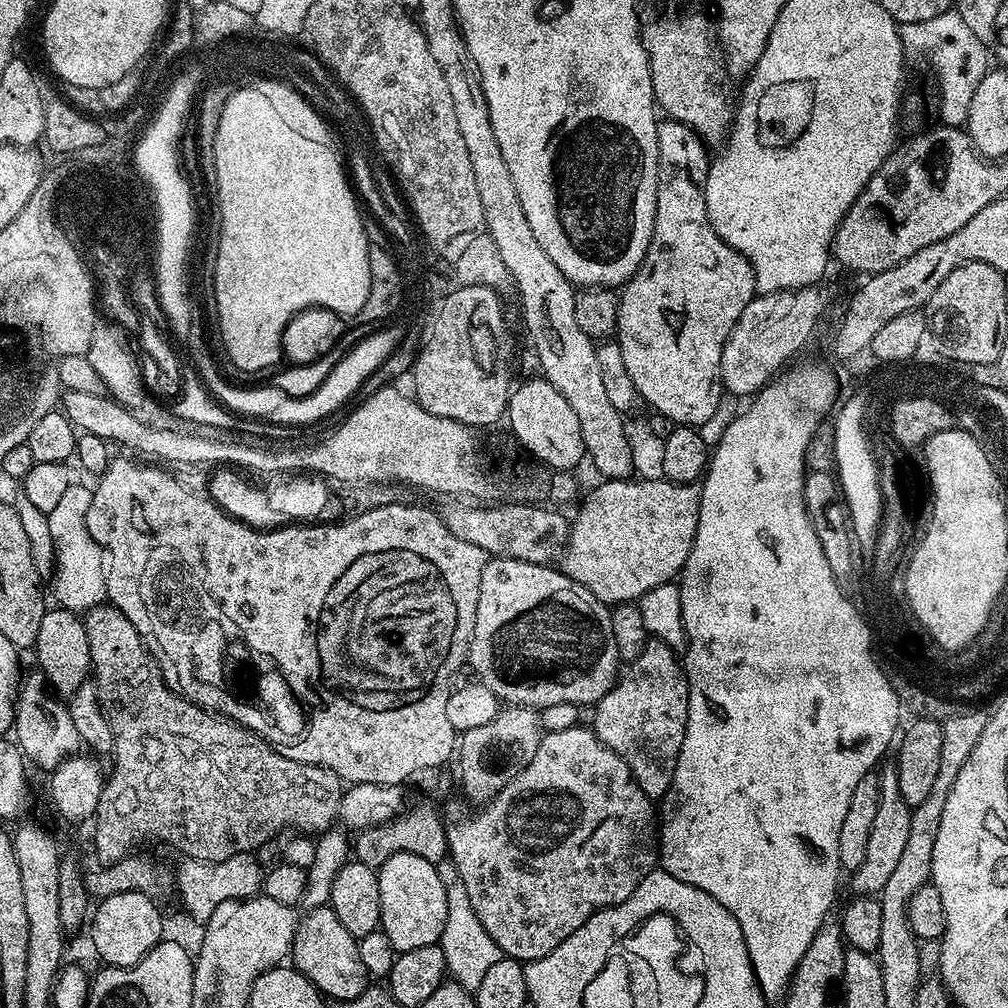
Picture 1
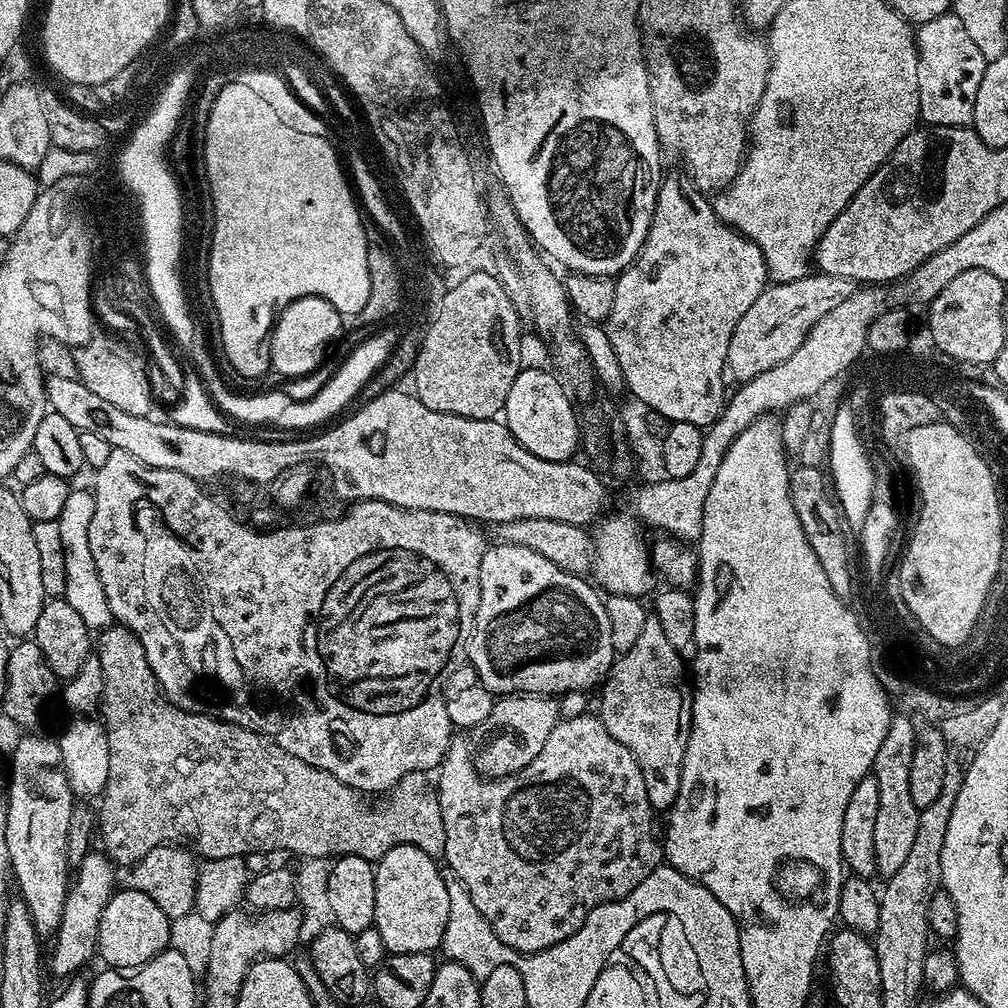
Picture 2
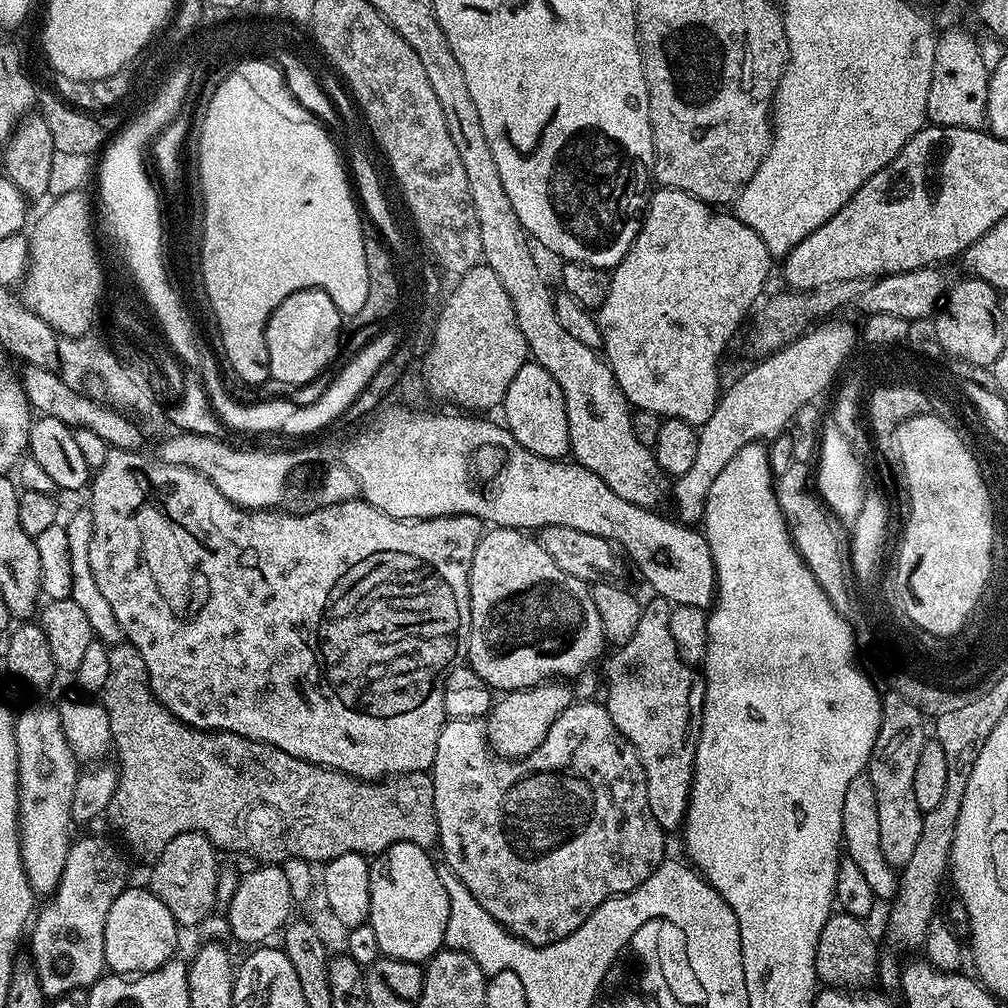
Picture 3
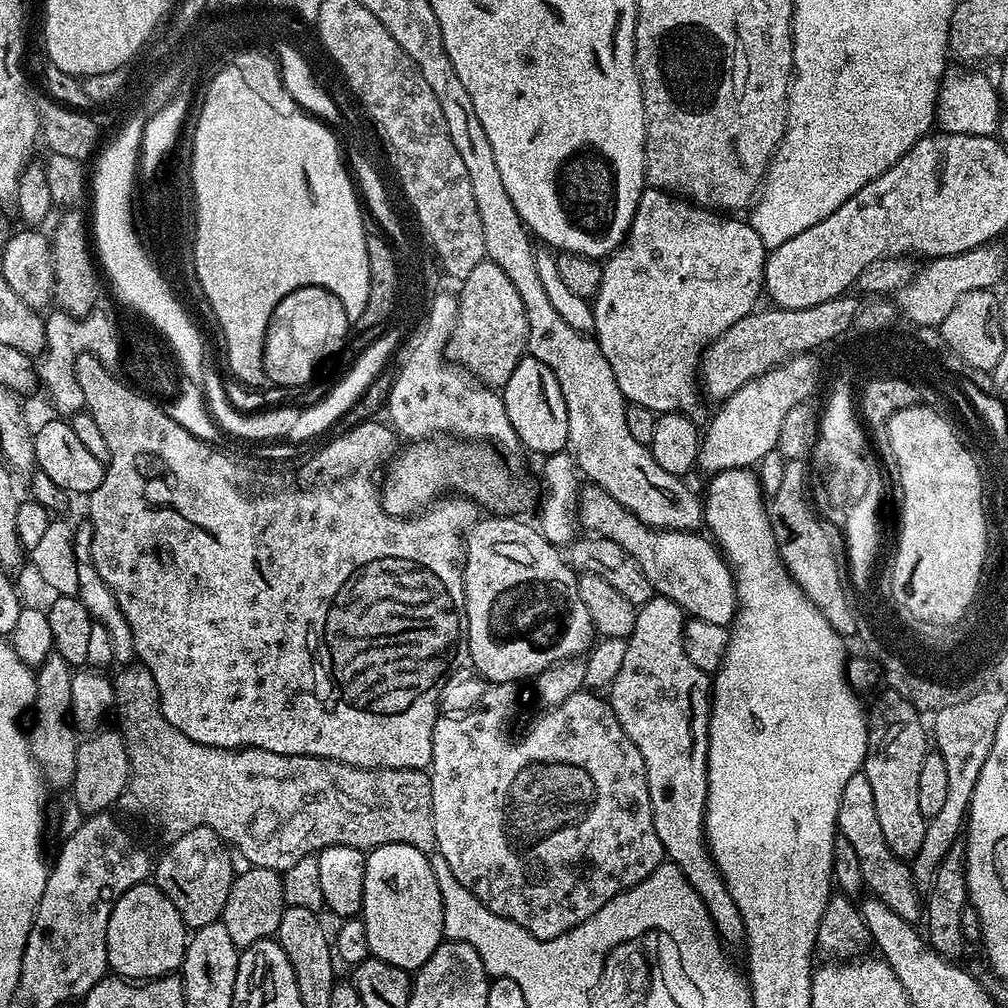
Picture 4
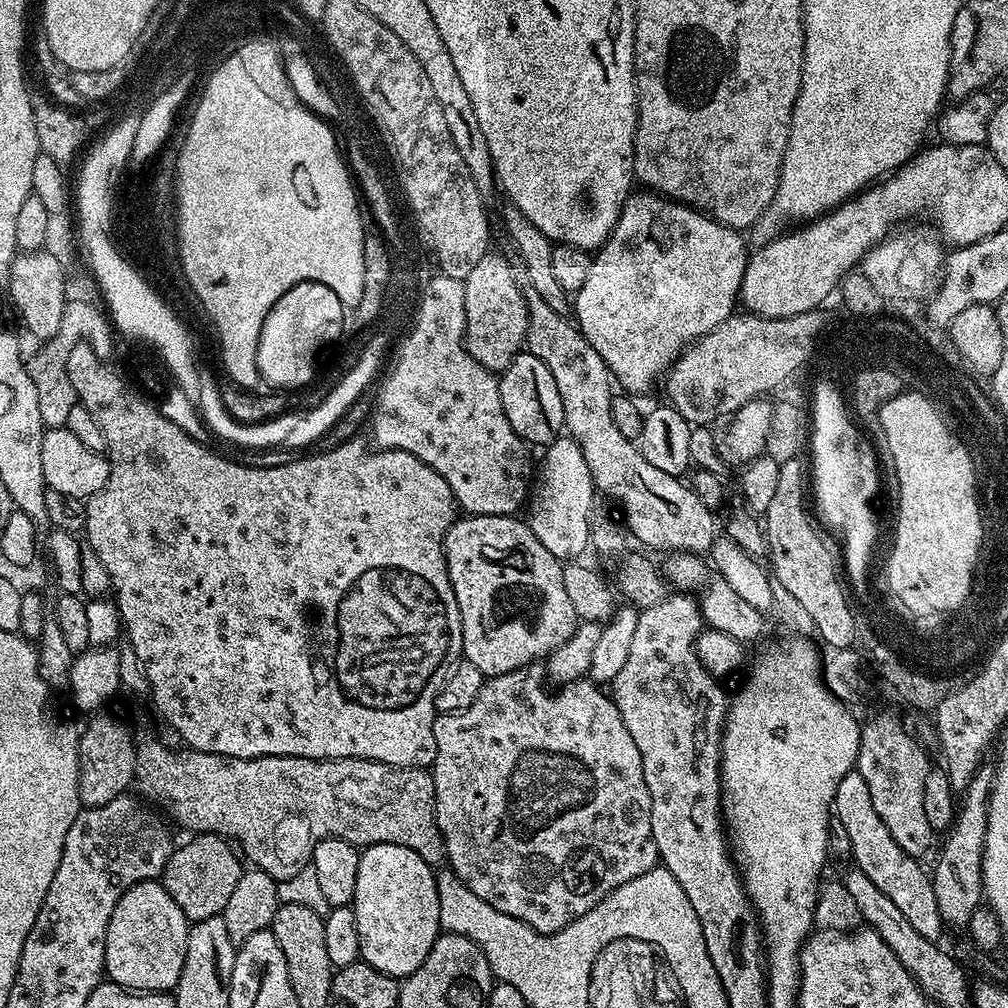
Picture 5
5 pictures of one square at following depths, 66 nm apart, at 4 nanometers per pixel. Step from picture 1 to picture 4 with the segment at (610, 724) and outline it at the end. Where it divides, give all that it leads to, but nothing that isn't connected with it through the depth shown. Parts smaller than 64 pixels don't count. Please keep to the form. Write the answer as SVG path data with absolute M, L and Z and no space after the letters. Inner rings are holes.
M654 594L647 602L637 607L634 630L628 636L621 669L618 670L617 676L613 678L610 685L610 692L612 692L610 703L614 714L618 718L618 722L622 726L622 730L626 730L626 738L630 738L630 742L634 742L634 746L638 746L638 754L642 754L642 762L646 762L646 782L650 790L650 806L654 814L654 830L658 830L658 842L662 842L665 857L671 863L676 864L678 870L682 870L682 874L690 882L690 886L694 886L694 890L702 898L702 902L714 922L716 932L720 935L721 941L728 946L731 946L731 944L738 944L740 946L744 944L744 919L738 910L738 906L734 904L734 898L730 896L730 890L724 885L722 874L716 869L716 864L712 860L712 854L708 851L708 846L704 839L704 811L706 810L706 794L708 793L708 715L712 712L712 697L710 695L709 673L698 670L698 666L694 666L694 662L690 662L688 652L684 649L685 619L686 613L674 602L666 599L665 596Z

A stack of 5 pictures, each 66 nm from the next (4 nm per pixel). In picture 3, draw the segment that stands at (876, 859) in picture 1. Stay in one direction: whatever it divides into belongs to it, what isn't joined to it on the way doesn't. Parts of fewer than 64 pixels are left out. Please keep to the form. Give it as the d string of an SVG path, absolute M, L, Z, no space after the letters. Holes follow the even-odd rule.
M889 690L880 702L880 729L866 769L870 782L874 782L874 798L878 798L878 831L882 841L882 854L886 854L886 862L897 870L904 868L906 862L910 862L918 838L922 834L925 812L918 806L918 798L914 798L914 770L918 767L918 754L922 754L926 739L924 720L926 721L925 713L920 712L918 706L906 702L902 694Z

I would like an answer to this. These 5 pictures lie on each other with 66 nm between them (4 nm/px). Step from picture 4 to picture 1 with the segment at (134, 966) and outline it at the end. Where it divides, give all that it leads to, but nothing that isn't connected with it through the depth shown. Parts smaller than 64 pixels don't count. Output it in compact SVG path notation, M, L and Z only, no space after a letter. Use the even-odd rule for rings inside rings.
M141 892L107 896L95 905L90 916L92 944L105 965L114 968L133 968L146 953L160 943L165 935L165 917L156 909L157 901Z

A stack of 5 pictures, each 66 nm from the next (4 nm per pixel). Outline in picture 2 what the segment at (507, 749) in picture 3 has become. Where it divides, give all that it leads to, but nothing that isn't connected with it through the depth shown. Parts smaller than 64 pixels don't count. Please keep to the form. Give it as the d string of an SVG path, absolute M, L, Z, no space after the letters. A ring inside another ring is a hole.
M531 694L501 695L493 703L490 714L486 714L486 718L482 718L482 722L478 722L478 726L471 729L473 766L480 771L477 773L481 777L489 780L501 780L504 776L530 766L530 762L534 762L534 758L542 754L542 746L546 746L546 738L550 738L550 730L554 730L554 726L560 721L560 705L553 697Z

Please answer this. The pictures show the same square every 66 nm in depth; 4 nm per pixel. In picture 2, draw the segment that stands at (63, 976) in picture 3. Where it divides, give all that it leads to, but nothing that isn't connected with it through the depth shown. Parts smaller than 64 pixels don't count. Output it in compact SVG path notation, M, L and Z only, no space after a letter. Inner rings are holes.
M89 850L86 858L82 858L80 867L75 869L74 879L68 886L66 906L62 910L62 922L51 937L52 953L47 953L46 968L49 973L63 978L75 977L79 968L91 956L97 955L98 926L102 922L102 910L110 902L112 893L118 888L118 868L103 851Z

